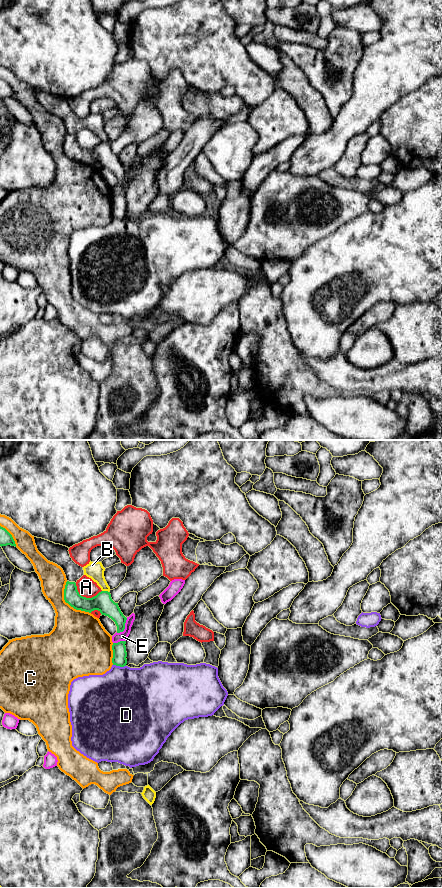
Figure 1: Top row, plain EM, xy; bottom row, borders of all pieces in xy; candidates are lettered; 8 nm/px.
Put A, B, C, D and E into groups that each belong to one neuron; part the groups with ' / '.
A / B / C / D / E

